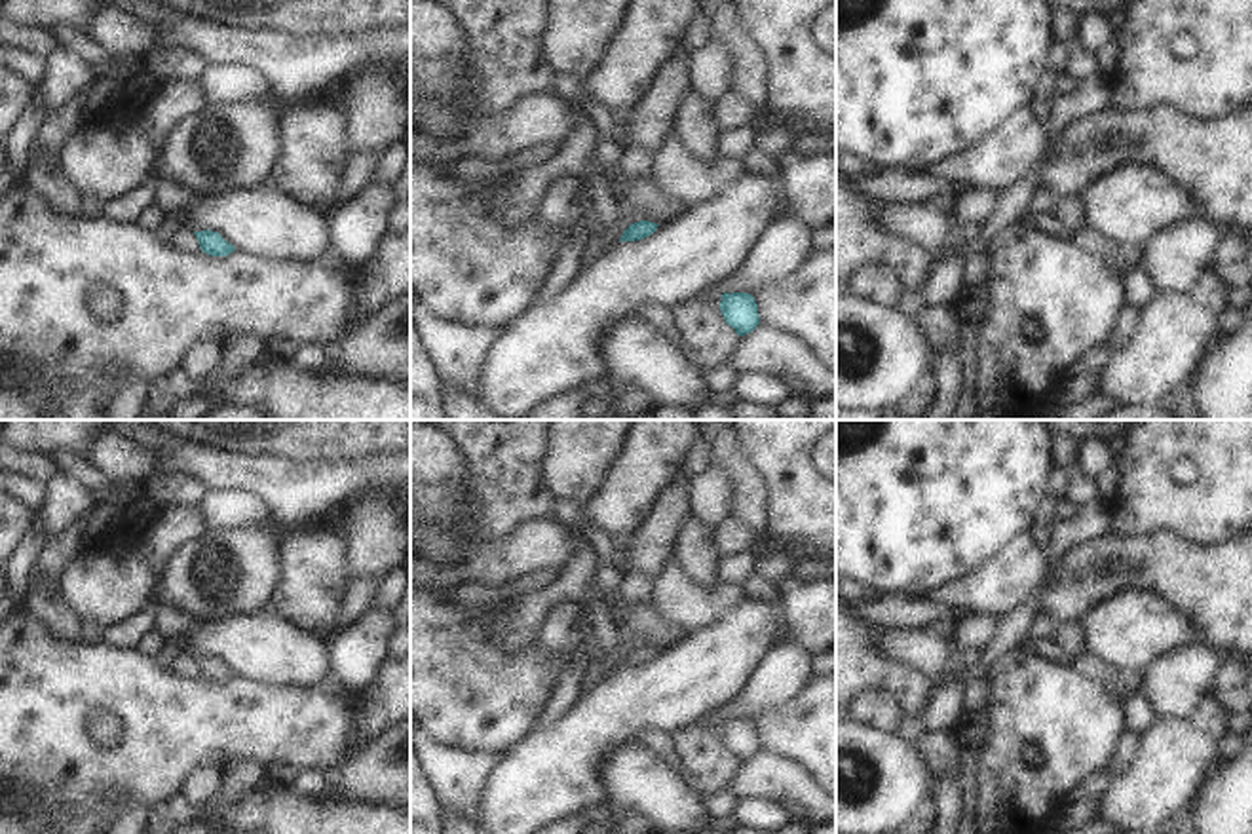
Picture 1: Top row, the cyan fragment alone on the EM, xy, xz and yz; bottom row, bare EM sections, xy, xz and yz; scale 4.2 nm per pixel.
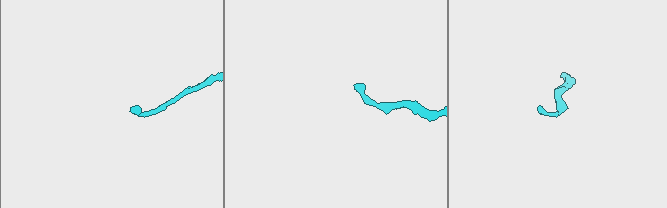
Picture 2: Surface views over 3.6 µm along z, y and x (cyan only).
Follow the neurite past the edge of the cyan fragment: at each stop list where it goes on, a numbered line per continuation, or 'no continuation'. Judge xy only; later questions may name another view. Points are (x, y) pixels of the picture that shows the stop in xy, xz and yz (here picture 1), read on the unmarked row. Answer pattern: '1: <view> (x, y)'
no continuation.

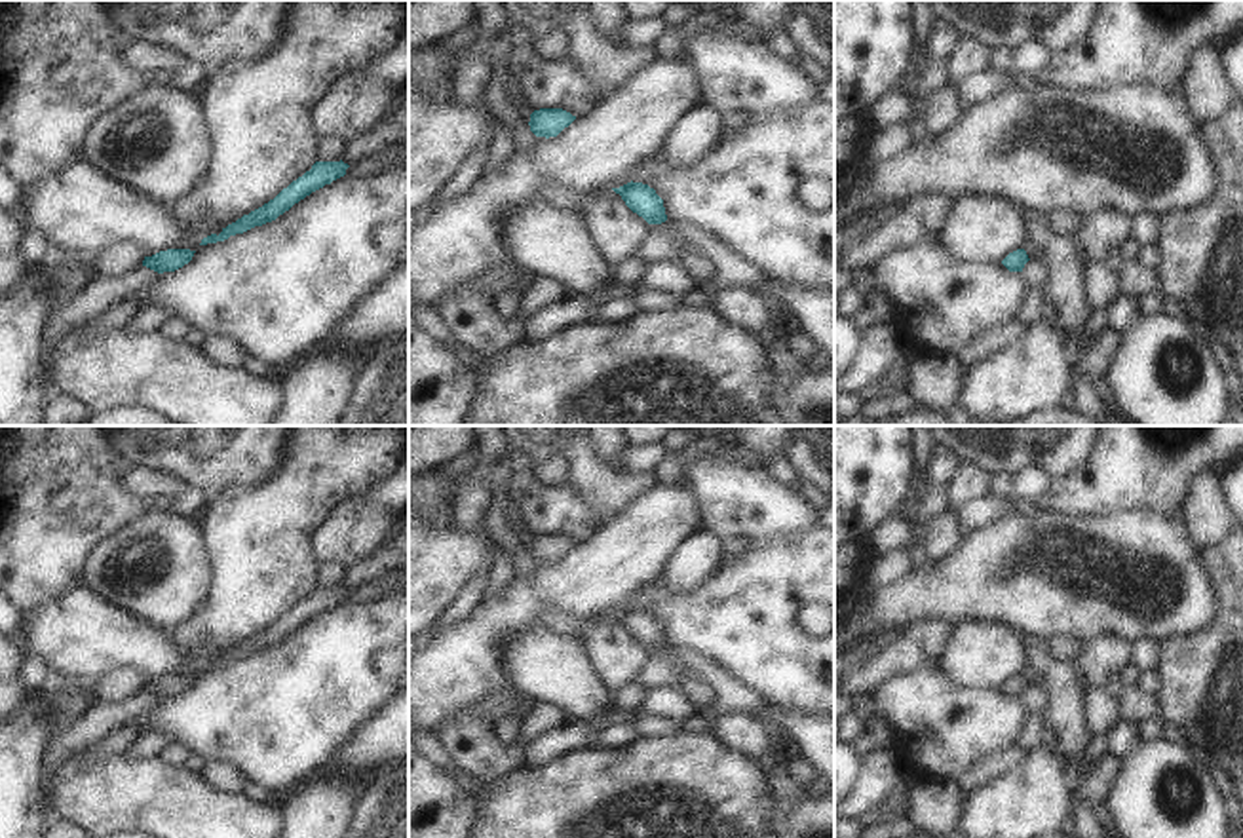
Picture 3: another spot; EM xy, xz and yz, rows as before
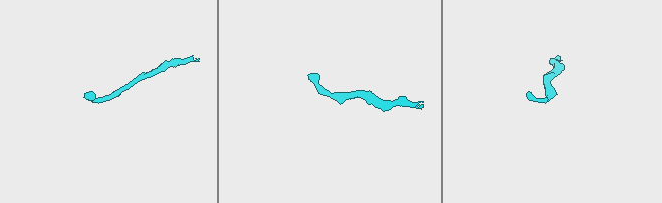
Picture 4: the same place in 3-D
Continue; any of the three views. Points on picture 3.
1: xz (516, 523).

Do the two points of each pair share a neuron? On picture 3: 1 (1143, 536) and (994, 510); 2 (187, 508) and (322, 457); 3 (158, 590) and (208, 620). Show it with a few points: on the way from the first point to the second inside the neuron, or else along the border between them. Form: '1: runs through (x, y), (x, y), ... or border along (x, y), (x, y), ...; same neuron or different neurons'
1: border along (1015, 510), (972, 533); different neurons
2: border along (211, 496), (204, 504); different neurons
3: border along (211, 571), (211, 582), (200, 605), (172, 633); different neurons

